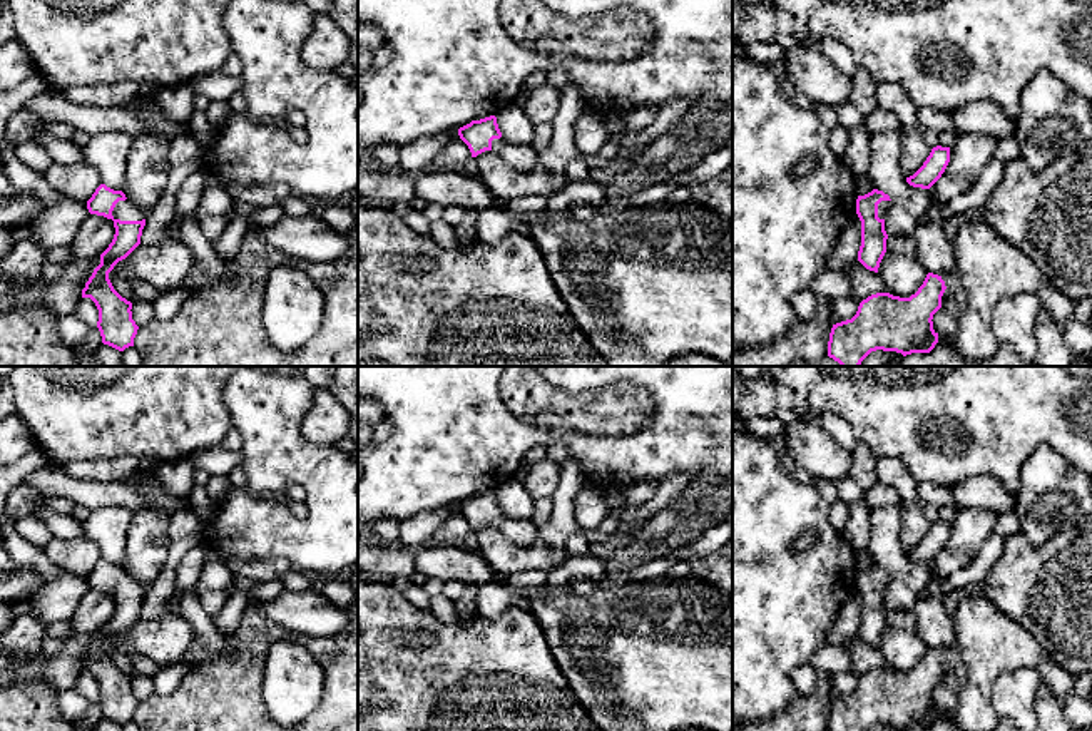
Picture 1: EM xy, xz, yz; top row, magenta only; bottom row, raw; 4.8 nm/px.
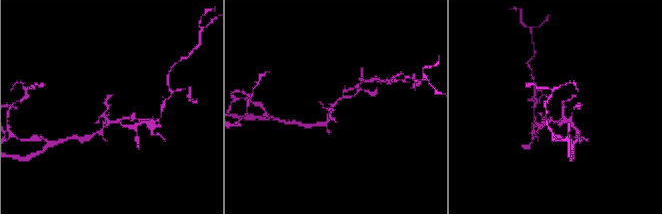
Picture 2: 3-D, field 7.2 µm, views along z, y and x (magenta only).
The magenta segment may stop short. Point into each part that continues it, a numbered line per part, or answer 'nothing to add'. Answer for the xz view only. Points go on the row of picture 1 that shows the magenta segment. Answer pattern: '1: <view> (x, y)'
1: xz (524, 158)

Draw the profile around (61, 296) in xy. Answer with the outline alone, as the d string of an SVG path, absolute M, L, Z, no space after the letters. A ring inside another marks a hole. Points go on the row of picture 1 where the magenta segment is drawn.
M100 256L80 263L70 263L54 281L35 279L17 286L0 271L0 314L15 308L42 306L55 316L72 314L82 299L82 289L100 264Z

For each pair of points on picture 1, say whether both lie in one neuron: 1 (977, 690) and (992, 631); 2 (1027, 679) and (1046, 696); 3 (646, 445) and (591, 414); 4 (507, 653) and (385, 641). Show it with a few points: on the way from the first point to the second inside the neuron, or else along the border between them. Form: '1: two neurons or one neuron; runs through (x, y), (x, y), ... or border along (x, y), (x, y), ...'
1: one neuron; runs through (980, 674), (989, 646)
2: two neurons; border along (1040, 681), (1035, 713)
3: two neurons; border along (656, 408), (651, 422), (632, 434), (587, 435)
4: one neuron; runs through (477, 658), (415, 658)

